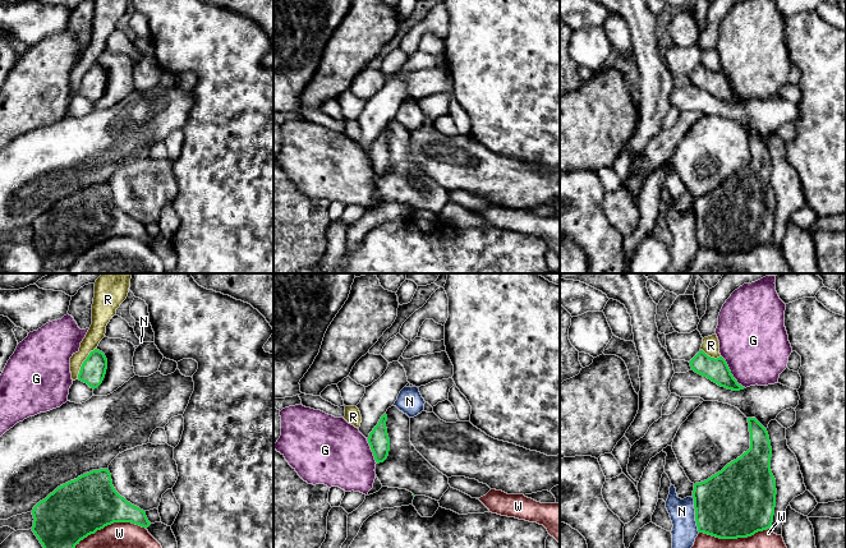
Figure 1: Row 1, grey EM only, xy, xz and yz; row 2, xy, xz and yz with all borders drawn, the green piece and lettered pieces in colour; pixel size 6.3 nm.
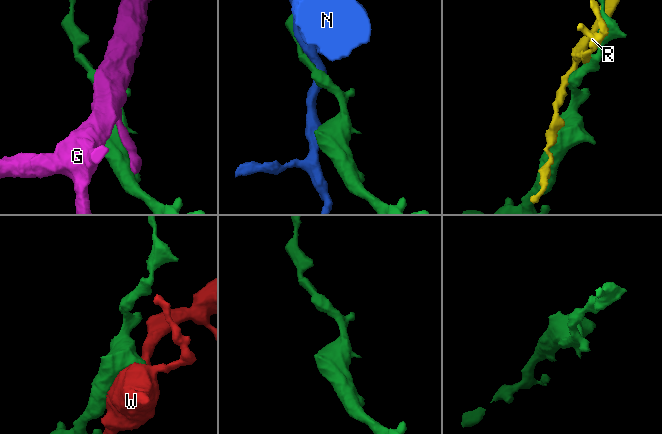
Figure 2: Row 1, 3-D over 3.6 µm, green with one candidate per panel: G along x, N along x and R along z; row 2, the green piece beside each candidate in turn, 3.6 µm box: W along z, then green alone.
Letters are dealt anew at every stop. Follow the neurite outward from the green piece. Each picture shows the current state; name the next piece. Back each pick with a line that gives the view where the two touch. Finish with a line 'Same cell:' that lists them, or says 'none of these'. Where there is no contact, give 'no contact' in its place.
Same cell: none of these

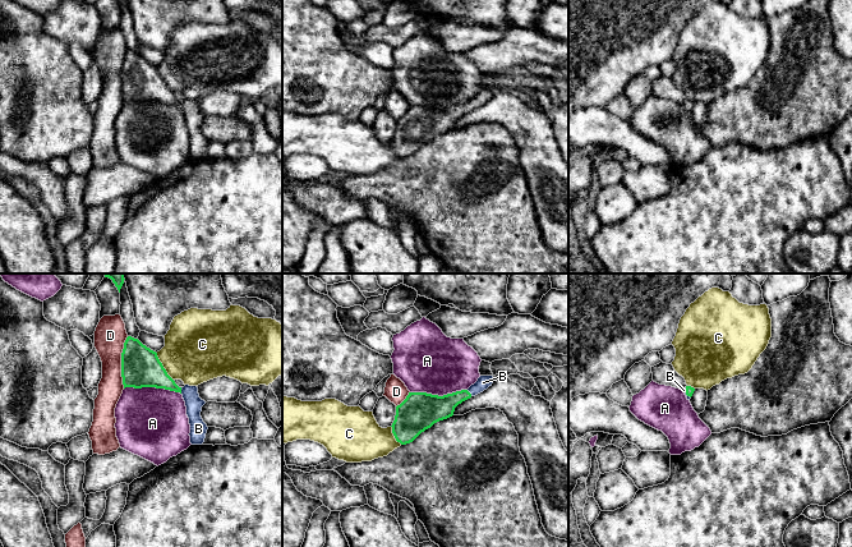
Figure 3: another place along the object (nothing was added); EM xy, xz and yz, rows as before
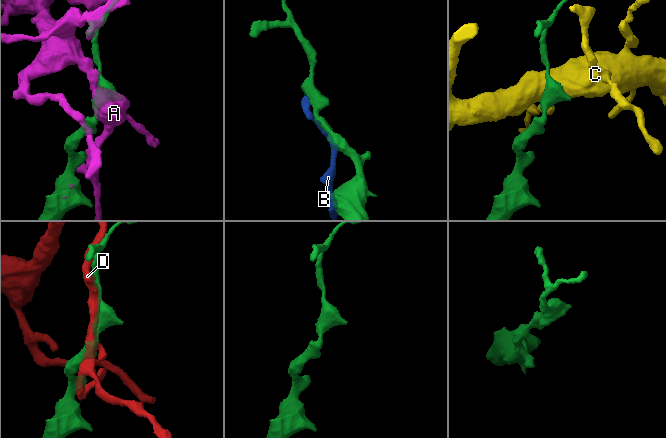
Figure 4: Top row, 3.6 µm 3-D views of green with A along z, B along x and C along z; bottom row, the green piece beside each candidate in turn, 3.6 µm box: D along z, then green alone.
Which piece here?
B: contact in xy
Same cell: B

